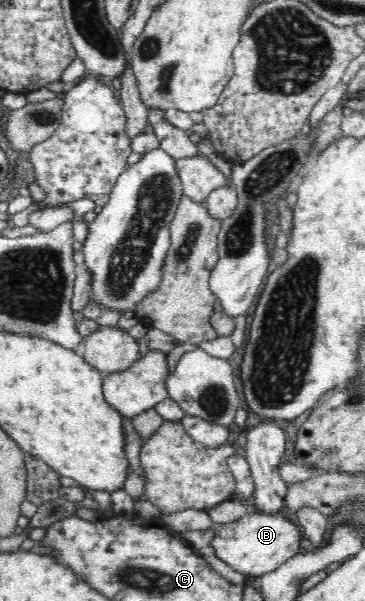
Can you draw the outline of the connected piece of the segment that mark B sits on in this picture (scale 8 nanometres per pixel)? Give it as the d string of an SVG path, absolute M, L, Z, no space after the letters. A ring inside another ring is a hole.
M250 511L231 523L217 524L212 546L217 557L231 565L235 571L246 575L262 576L275 571L287 560L307 550L302 528L295 522L292 512L261 513Z

